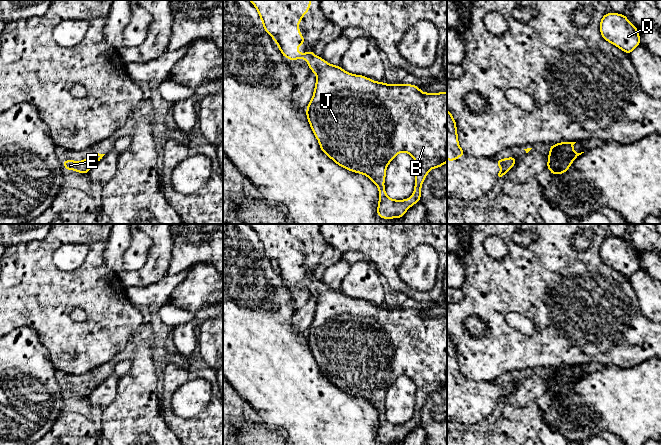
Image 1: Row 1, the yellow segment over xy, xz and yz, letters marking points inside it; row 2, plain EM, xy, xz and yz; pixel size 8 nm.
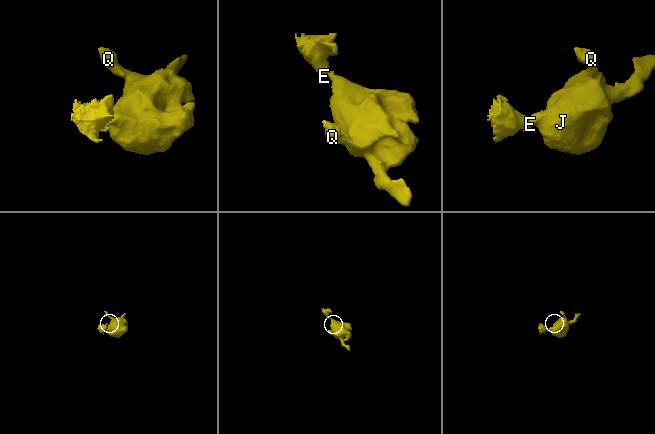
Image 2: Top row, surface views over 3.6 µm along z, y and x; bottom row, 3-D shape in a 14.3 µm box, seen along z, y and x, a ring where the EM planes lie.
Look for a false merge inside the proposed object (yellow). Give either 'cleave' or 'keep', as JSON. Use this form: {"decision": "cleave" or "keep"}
{"decision": "keep"}

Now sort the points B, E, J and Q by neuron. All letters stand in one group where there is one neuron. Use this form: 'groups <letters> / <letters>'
groups B E J Q

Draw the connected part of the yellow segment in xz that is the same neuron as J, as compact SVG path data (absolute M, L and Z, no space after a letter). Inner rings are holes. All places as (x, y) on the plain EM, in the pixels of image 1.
M249 224L257 233L261 245L263 247L265 256L268 257L276 266L283 280L290 284L296 283L305 283L308 285L308 290L317 300L315 313L313 321L308 328L306 333L307 343L312 352L314 359L319 365L321 374L331 382L335 387L340 389L341 391L348 393L355 397L361 397L367 400L371 405L373 405L378 413L379 413L379 427L377 432L377 439L380 442L391 443L391 442L401 442L405 436L414 428L420 425L421 422L421 410L423 405L425 404L430 393L438 392L444 389L447 386L447 316L441 317L423 317L418 310L411 308L385 308L383 306L373 305L365 300L354 299L346 296L340 290L334 290L332 288L327 287L324 283L319 280L315 280L313 278L313 273L311 273L308 277L299 277L297 275L298 269L303 269L305 267L305 263L301 260L301 255L297 252L297 250L301 246L301 242L309 235L309 230L312 228L310 224ZM400 376L409 377L416 385L416 401L415 401L415 411L414 417L409 423L405 424L393 424L390 423L385 416L384 404L386 400L386 392L387 389L395 382L395 380Z

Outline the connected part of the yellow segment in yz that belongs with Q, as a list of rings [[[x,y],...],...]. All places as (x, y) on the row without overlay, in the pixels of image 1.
[[[606,237],[600,245],[602,261],[630,278],[640,267],[638,253],[628,245],[626,239]]]

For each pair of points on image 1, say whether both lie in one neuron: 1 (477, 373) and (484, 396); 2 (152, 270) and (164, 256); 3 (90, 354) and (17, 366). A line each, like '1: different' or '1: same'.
1: different
2: same
3: different

